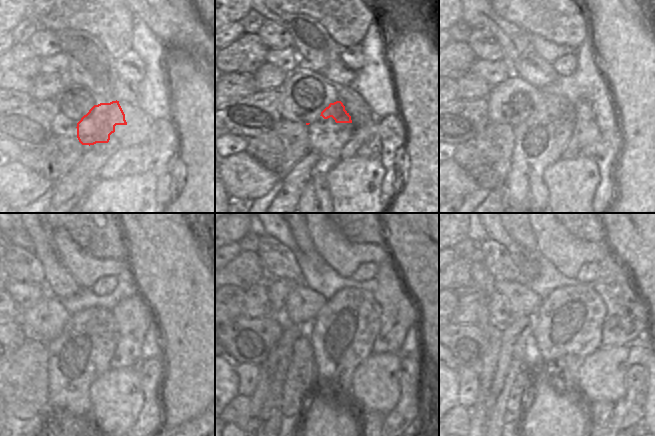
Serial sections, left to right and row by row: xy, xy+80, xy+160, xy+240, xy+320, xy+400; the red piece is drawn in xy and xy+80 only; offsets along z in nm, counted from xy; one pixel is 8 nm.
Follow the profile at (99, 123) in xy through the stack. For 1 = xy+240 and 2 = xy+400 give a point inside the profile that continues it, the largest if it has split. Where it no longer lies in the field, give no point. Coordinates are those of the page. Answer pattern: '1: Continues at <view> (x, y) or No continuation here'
1: Continues at xy+240 (85, 311)
2: Continues at xy+400 (523, 302).

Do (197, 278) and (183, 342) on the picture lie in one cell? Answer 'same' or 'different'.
different

